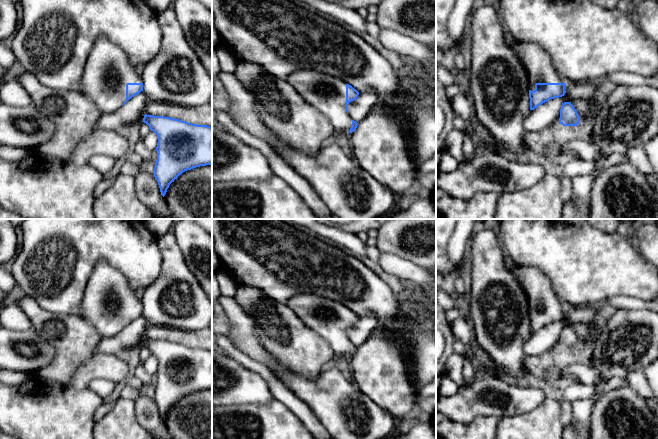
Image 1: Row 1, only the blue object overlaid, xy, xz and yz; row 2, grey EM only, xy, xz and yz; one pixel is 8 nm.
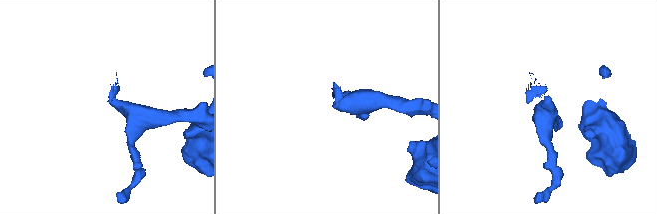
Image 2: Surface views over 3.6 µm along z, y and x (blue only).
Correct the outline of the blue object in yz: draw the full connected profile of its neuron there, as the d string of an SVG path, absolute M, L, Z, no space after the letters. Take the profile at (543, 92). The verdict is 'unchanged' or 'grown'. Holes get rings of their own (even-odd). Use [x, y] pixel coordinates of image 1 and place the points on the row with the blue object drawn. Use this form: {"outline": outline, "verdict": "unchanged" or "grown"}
{"outline": "M517 41L517 43L511 47L527 72L529 80L530 110L534 110L550 99L565 95L566 83L557 73L551 57L545 49L537 43L524 41Z", "verdict": "grown"}

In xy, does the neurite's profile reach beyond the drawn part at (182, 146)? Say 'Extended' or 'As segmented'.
As segmented

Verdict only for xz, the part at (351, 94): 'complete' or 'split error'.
split error

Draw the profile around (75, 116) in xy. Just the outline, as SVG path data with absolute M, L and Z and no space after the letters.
M27 71L16 80L30 96L31 106L55 124L53 137L35 151L52 159L68 160L77 145L94 133L103 113L81 92L52 89Z

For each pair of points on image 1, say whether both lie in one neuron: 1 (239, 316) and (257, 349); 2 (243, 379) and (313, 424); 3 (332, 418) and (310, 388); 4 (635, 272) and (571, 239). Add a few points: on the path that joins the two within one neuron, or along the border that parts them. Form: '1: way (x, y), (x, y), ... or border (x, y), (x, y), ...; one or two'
1: way (241, 324), (242, 334), (249, 341); one
2: border (262, 377), (274, 398); two
3: way (332, 411), (317, 395); one
4: way (619, 269), (610, 265), (597, 265), (587, 255); one

